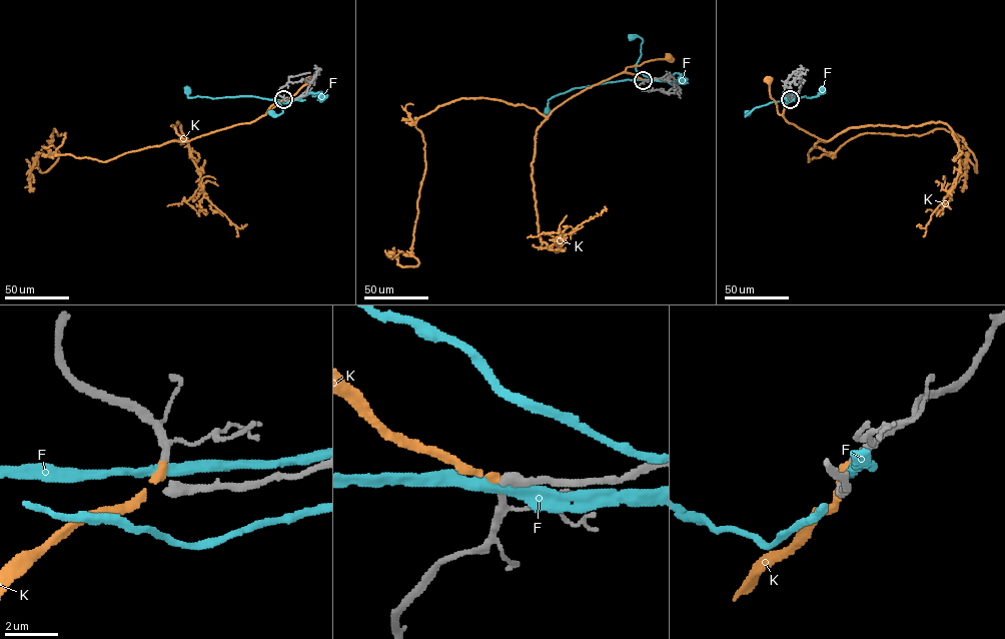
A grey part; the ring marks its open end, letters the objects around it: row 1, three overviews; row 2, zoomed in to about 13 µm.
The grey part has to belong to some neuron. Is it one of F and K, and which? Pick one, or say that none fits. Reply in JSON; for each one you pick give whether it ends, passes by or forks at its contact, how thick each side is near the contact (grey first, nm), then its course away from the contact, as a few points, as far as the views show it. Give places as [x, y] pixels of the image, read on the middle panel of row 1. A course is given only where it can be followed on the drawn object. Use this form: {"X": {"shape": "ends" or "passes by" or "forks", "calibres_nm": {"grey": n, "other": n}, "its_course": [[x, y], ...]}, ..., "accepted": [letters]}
{"K": {"shape": "ends", "calibres_nm": {"grey": 170, "other": 280}, "its_course": [[644, 80], [625, 70], [627, 67], [668, 58]]}, "accepted": ["K"]}

